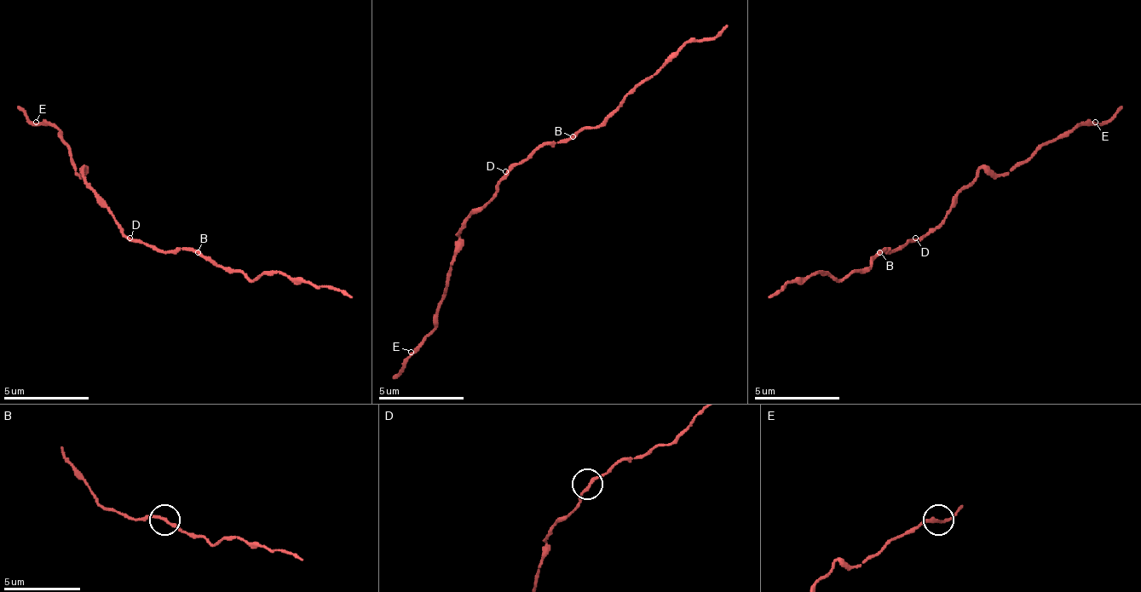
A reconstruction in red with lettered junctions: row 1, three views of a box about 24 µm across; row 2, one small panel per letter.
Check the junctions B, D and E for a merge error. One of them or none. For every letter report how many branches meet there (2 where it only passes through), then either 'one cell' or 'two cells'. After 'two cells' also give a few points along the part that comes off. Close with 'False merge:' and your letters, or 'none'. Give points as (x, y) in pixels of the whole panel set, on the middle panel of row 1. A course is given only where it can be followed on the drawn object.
B: 2 | one cell
D: 2 | one cell
E: 2 | one cell
False merge: none

